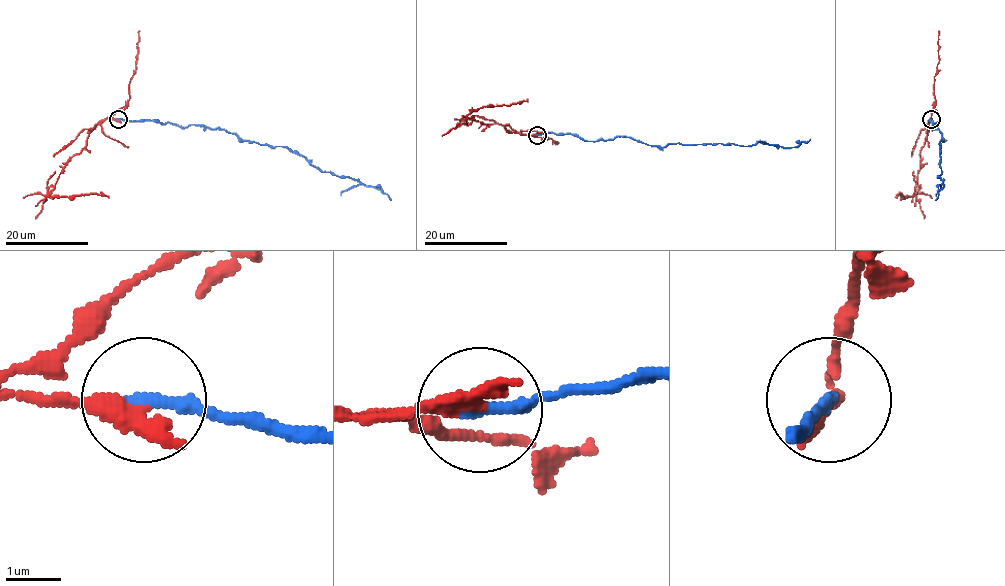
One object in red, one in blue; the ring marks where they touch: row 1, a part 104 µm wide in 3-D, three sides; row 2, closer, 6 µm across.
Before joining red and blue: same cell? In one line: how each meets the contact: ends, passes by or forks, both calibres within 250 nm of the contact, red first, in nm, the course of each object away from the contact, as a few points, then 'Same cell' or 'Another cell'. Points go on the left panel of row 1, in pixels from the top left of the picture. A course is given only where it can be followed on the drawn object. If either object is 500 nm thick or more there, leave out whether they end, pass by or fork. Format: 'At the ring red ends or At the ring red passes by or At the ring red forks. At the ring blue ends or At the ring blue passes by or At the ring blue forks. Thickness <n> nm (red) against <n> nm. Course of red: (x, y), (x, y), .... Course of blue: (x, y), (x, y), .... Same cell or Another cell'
At the ring red ends. At the ring blue ends. Thickness 400 nm (red) against 240 nm. Course of red: (118, 119), (104, 118), (96, 126), (89, 134), (87, 144), (65, 166), (48, 195), (92, 194), (108, 197). Course of blue: (118, 118), (205, 126), (243, 140), (286, 146), (323, 172), (358, 179), (391, 200). Another cell

